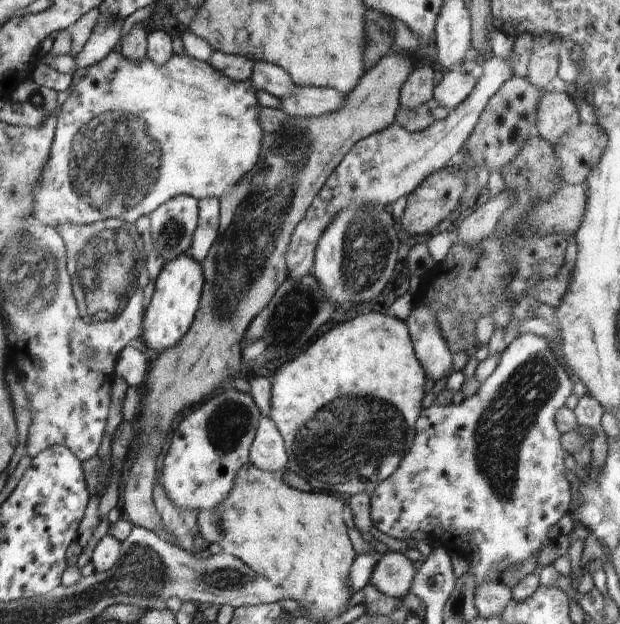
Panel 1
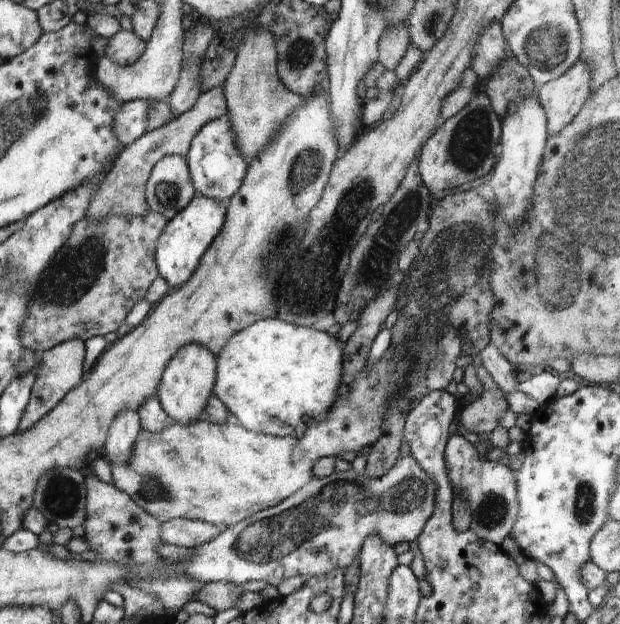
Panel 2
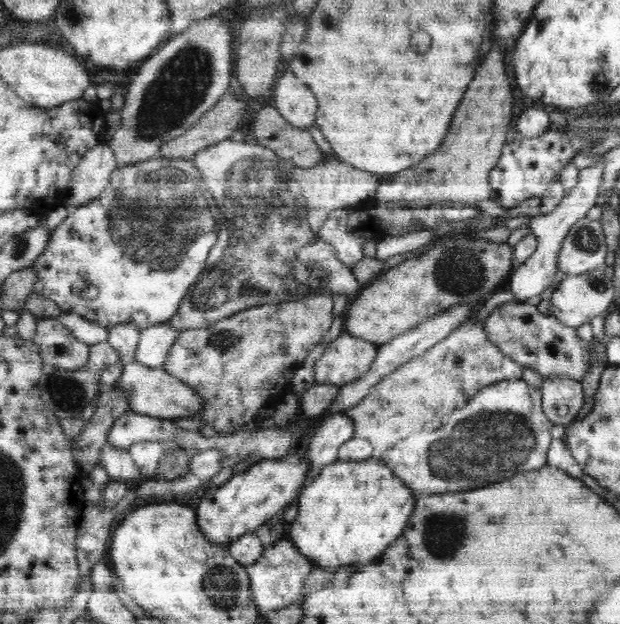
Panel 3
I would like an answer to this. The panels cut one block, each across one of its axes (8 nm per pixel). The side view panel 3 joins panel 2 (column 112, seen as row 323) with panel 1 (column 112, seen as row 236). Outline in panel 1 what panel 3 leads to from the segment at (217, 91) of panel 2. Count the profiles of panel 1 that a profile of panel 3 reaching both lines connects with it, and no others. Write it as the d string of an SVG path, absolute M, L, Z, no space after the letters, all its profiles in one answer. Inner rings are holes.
M110 218L90 225L68 222L57 231L65 245L67 271L80 318L88 323L118 318L137 289L138 272L145 263L136 226Z

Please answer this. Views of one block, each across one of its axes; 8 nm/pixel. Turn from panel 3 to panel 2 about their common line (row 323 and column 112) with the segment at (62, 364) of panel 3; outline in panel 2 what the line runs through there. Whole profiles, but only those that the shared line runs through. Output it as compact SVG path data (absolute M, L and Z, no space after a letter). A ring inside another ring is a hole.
M121 29L118 34L108 39L104 56L110 58L114 64L129 66L144 54L146 44L134 31Z

